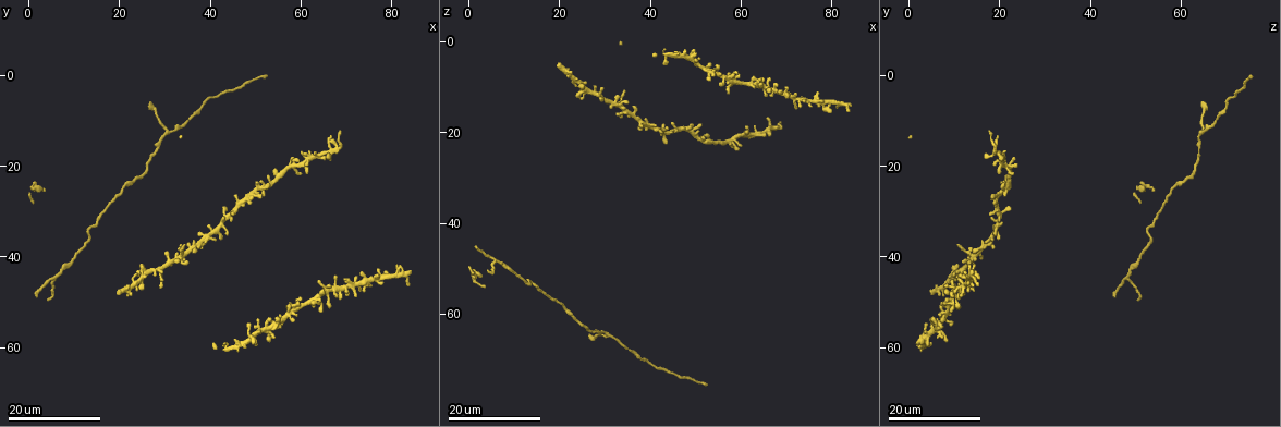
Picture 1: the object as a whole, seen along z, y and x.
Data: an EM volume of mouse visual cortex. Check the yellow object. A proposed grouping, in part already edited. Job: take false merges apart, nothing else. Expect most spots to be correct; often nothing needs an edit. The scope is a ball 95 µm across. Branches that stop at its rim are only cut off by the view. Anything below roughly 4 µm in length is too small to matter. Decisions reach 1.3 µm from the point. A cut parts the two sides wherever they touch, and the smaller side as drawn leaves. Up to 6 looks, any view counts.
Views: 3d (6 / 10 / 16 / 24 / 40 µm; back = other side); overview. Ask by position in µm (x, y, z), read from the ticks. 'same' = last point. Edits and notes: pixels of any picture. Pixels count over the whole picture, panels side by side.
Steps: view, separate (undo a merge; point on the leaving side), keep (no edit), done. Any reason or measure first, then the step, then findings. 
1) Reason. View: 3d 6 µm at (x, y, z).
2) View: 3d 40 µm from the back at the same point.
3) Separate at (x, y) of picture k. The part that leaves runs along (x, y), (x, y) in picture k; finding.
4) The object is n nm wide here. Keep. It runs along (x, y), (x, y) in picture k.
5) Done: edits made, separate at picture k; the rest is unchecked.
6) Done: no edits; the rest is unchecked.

Three arms meet. View: 3d 16 µm at (69.0, 15.5, 18.5).

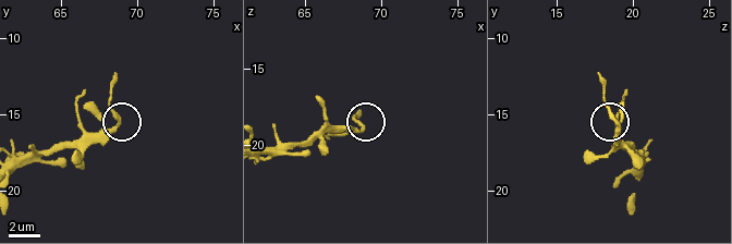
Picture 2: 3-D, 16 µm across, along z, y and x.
Zoom in. View: 3d 10 µm at (68.8, 15.4, 19.0).

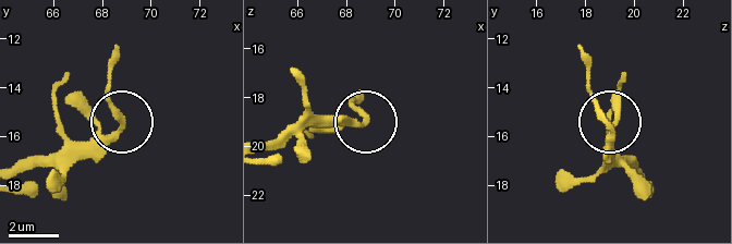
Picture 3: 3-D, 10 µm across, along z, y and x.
Keep. It runs along (23, 172), (86, 156), (117, 126), (110, 66) in picture 3; continuous, no second neuron.

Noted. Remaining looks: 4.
Three-way junction. View: 3d 24 µm at (30.5, 12.5, 64.5).

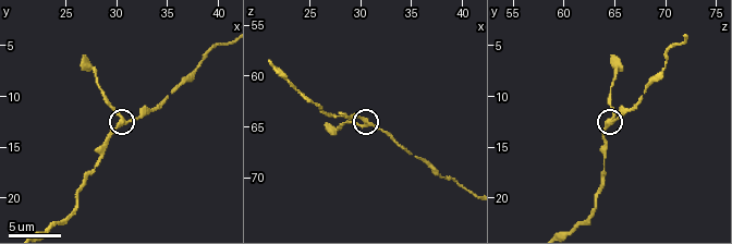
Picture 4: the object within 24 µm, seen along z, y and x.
View: 3d 6 µm at (31.0, 12.6, 64.6).

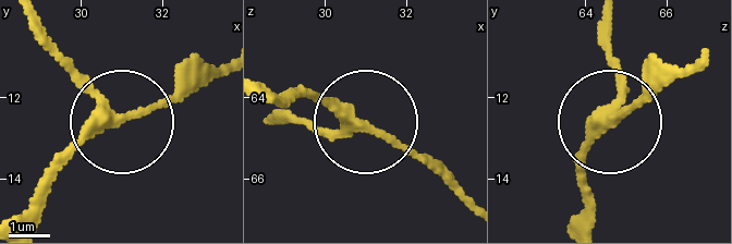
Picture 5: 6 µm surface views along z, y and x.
Keep. It runs along (585, 223), (585, 161), (617, 88), (606, 29) in picture 5; one neuron here.

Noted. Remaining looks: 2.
Four or more arms meet. View: 3d 24 µm at (6.0, 43.5, 48.5).

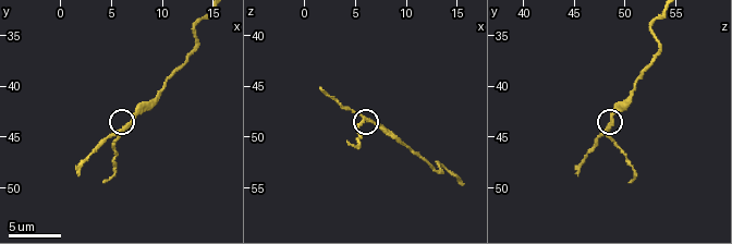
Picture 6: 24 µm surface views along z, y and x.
View: 3d 6 µm at (6.0, 44.2, 48.2).

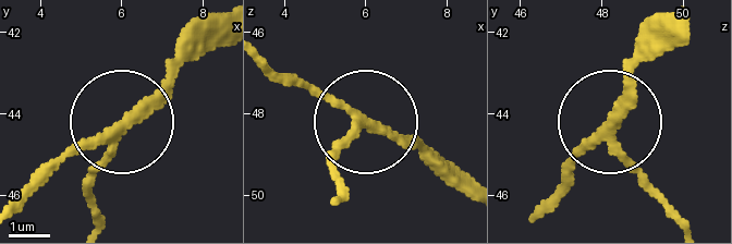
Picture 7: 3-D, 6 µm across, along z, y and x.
Separate at (94, 169) of picture 7. The part that leaves runs along (371, 129), (343, 149), (340, 192) in picture 7; two neurons meet here.

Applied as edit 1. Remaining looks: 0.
Done: edits made, separate at picture 7; the rest is unchecked.

